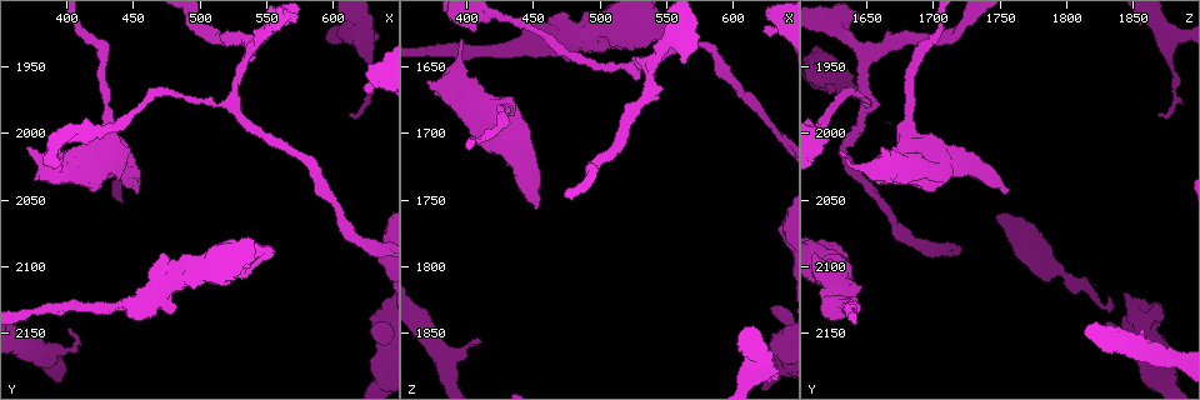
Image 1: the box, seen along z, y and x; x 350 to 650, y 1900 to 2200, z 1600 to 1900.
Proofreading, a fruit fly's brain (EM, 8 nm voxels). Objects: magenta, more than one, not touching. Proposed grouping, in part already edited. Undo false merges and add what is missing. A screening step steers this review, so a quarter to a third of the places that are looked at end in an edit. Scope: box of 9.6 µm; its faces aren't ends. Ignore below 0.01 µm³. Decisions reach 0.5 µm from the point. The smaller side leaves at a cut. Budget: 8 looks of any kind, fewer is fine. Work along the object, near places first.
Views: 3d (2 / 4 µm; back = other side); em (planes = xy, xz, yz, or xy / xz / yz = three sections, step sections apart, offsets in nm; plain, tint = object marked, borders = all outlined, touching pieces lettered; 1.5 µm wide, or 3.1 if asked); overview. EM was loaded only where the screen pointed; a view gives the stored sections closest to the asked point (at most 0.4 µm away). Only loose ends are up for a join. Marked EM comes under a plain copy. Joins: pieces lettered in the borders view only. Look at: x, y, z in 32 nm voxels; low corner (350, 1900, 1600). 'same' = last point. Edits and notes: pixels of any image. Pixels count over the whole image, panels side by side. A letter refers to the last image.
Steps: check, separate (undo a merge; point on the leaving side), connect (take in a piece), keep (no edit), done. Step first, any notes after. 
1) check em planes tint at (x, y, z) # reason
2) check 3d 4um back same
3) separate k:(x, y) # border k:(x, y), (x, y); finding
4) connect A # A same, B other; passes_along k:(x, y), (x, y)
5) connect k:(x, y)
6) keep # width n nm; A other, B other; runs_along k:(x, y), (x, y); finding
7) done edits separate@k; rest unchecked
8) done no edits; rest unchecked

check em yz step 8 tint at (624, 1968, 1620) # thick end

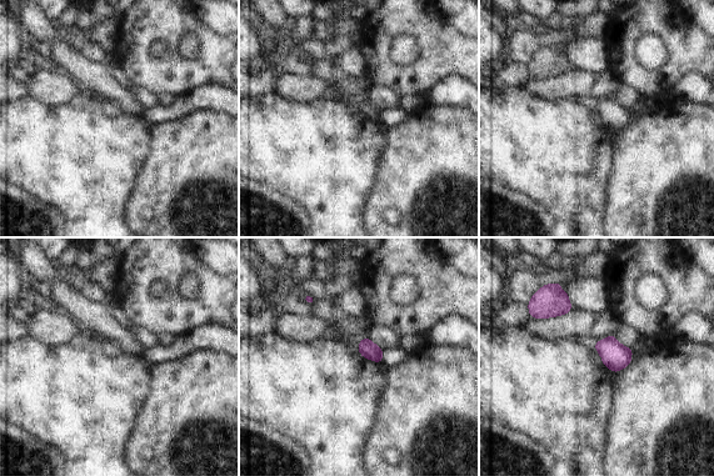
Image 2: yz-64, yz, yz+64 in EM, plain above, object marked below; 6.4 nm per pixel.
check em planes borders same

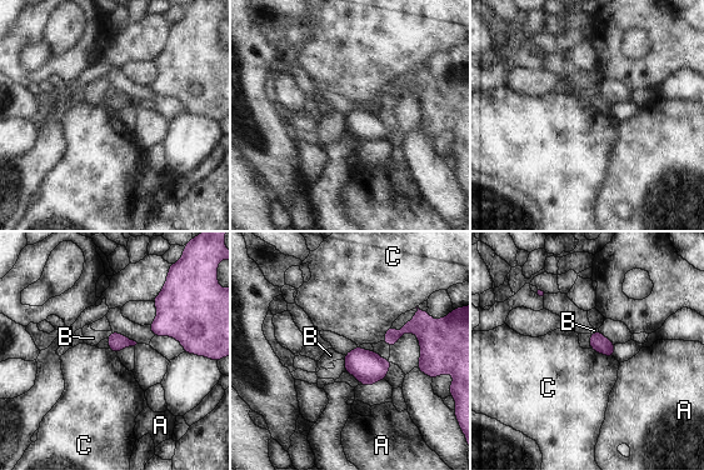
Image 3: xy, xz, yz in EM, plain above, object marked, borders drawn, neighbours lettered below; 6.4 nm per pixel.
keep # A other, B other, C other; border 3:(590, 348), (613, 358); no lettered piece goes on from it

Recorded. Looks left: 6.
check em xz step 4 tint at (540, 1938, 1646) # three arms meet

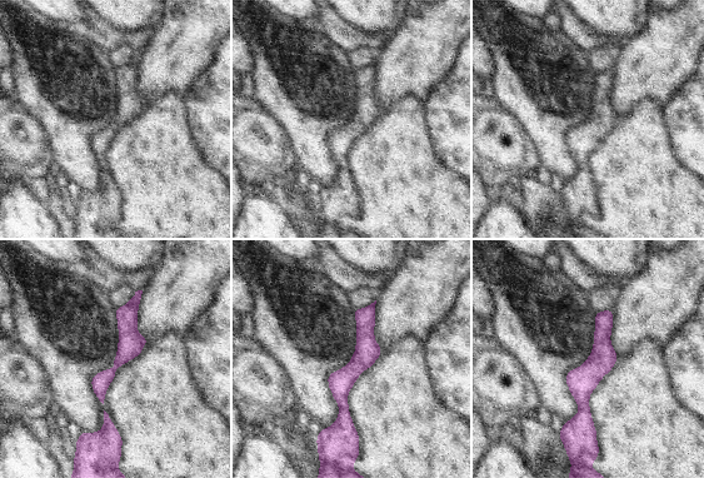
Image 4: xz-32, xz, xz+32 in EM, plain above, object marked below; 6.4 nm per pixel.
check em planes tint same

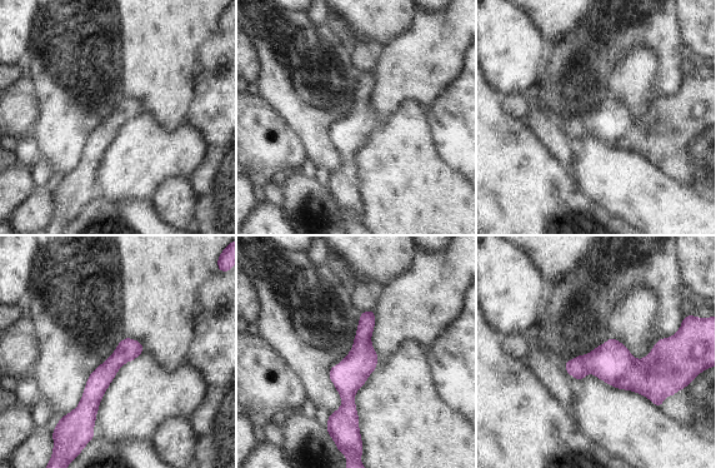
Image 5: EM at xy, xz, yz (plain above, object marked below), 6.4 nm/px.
check em planes borders same # what lies round it

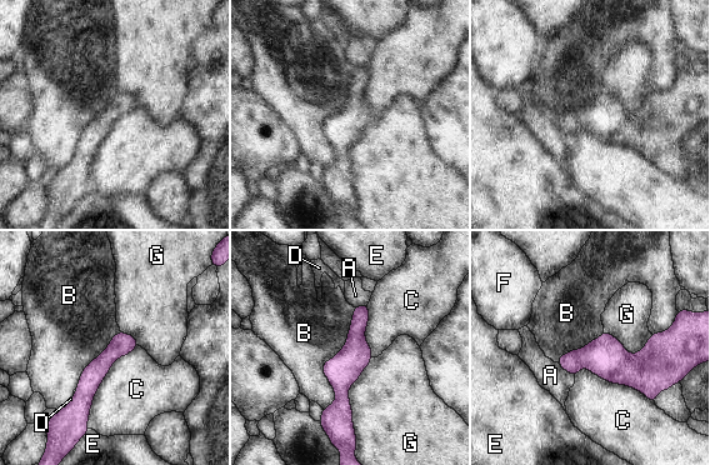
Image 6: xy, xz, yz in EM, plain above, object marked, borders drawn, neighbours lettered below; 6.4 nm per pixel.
keep # width 140 nm; A other, B other, C other, D other, E other, F other, G other; border 6:(138, 345), (103, 379), (88, 428); one neuron here

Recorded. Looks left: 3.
check 3d 2um at (452, 2044, 1758) # end of a long branch

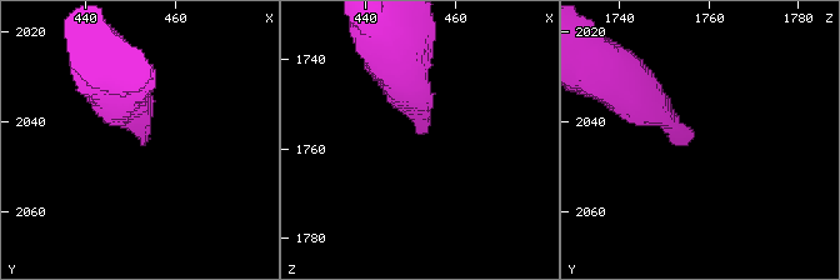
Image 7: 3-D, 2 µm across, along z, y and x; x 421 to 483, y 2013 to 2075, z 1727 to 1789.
check em xz step 8 borders at (452, 2044, 1757) # now the EM

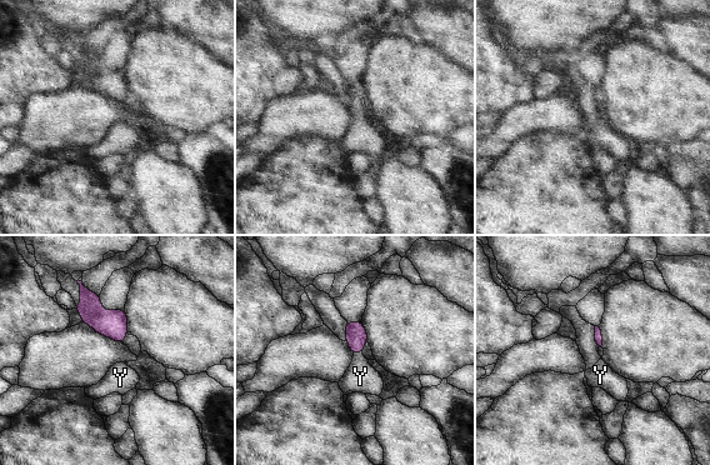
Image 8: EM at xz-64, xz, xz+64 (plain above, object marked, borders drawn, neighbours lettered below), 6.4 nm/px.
check em planes borders same # another direction

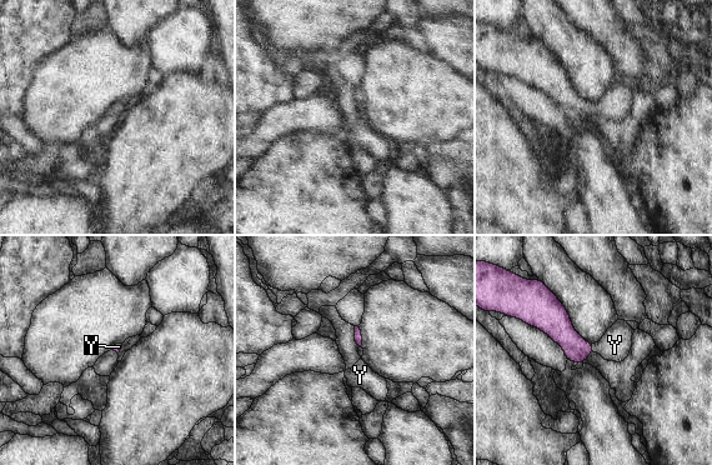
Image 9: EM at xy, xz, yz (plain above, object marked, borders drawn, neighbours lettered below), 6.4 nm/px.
connect Y # Y same; passes_along 9:(558, 326), (591, 348), (615, 345); it goes on there

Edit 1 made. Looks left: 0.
done edits connect@9; rest unchecked

